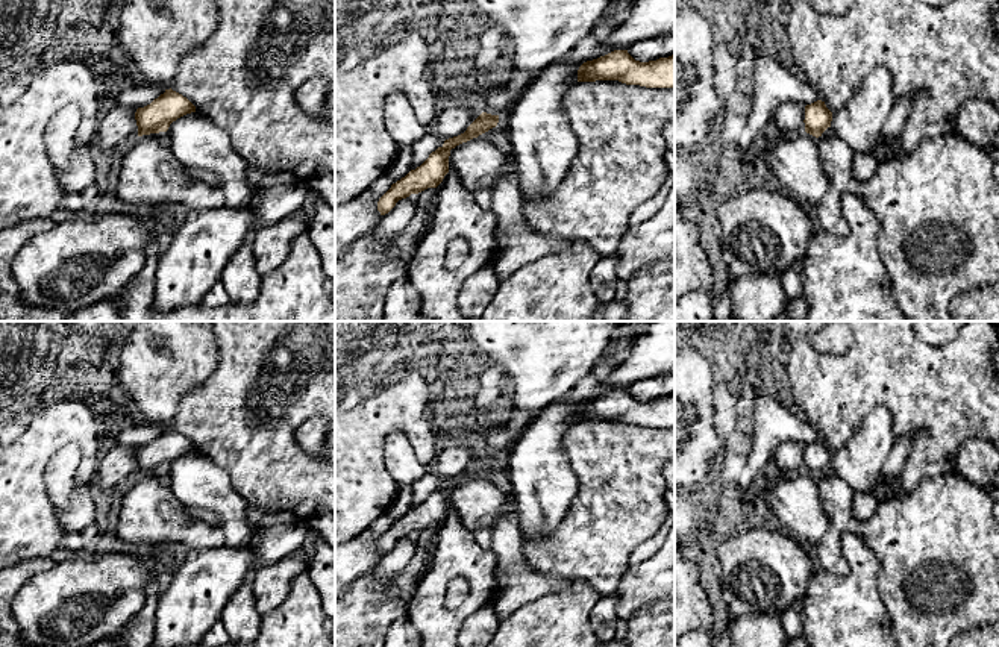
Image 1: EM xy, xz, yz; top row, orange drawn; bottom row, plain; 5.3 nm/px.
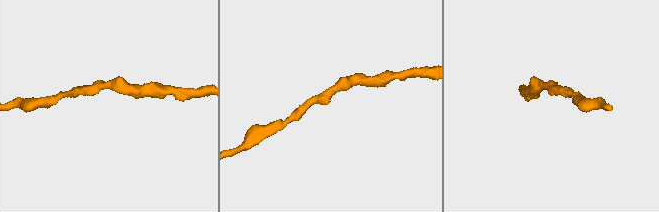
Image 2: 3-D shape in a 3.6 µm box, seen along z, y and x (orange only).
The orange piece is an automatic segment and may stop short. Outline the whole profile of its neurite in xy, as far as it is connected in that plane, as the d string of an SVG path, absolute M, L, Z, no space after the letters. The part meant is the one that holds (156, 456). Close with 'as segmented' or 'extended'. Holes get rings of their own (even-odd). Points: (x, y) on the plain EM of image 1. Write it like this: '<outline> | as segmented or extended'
M165 429L150 444L136 449L138 476L167 471L173 461L191 452L196 452L196 445L186 436Z | as segmented

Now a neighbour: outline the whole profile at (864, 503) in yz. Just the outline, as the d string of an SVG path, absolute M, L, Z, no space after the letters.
M884 474L876 480L875 488L869 492L855 492L853 495L853 517L857 520L869 520L878 511L882 497L887 492L899 492L900 479L897 483L888 483Z

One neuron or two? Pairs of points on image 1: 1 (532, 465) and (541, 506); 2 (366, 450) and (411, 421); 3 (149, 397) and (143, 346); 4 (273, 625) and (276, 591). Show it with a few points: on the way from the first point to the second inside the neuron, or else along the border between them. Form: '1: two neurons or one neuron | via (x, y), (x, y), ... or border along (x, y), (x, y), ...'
1: one neuron | via (541, 476), (541, 496)
2: one neuron | via (373, 438), (390, 421), (399, 421)
3: one neuron | via (149, 385), (149, 376), (143, 368), (143, 358)
4: two neurons | border along (294, 576), (288, 594), (261, 615)

